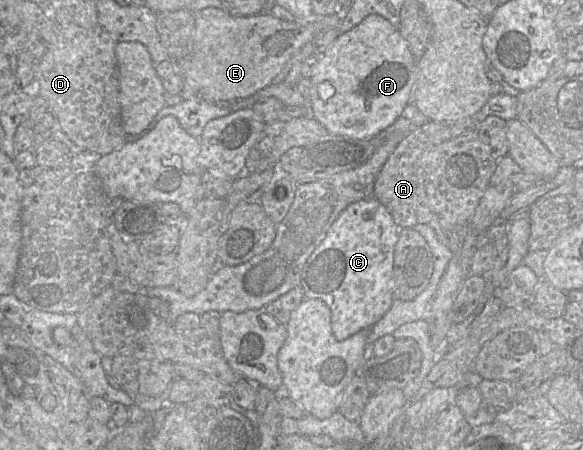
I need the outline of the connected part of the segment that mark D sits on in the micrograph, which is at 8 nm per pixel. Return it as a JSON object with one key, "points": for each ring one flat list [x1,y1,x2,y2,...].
{"points":[[75,22,58,24,58,34,46,53,37,62,35,80,38,94,48,104,64,133,78,146,104,156,119,149,129,136,123,126,119,102,118,68,115,55,116,41,100,25,85,29]]}

